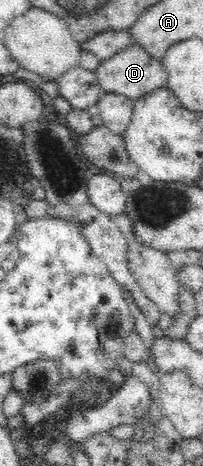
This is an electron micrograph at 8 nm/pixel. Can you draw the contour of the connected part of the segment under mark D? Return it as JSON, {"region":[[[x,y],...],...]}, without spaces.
{"region":[[[135,42],[110,56],[107,60],[101,61],[93,71],[104,93],[122,94],[134,101],[155,89],[166,86],[166,72],[161,61],[153,58],[140,47],[139,43]]]}

